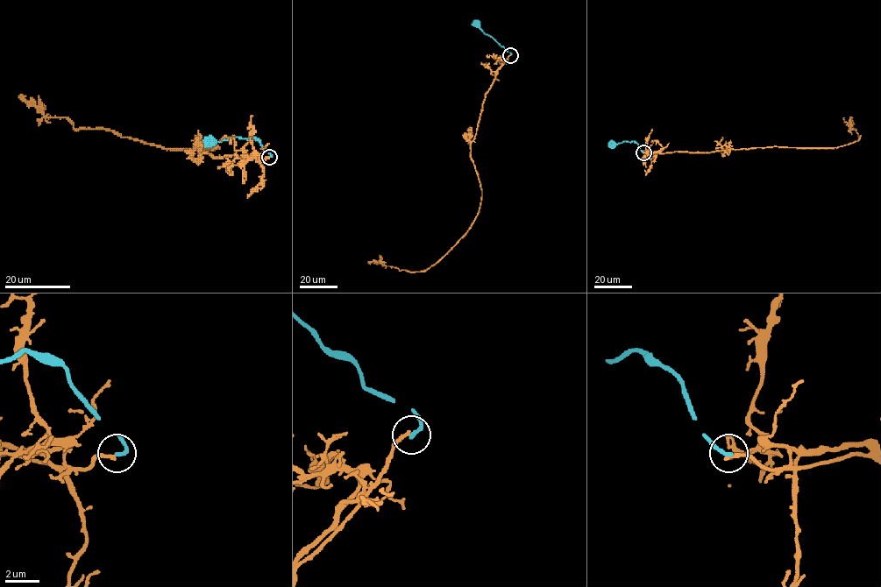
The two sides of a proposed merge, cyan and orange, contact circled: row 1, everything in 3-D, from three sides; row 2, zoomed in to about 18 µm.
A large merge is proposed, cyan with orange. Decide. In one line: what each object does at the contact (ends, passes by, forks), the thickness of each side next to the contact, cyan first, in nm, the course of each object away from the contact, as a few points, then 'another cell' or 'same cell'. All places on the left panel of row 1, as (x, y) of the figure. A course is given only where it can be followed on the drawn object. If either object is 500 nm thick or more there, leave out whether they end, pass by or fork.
cyan ends; orange ends; calibres 260 and 220 nm; course cyan (269, 157), (271, 154), (258, 139), (252, 137), (224, 139), (211, 144); course orange (269, 157), (215, 158), (198, 152), (219, 147), (164, 149), (102, 128), (75, 130), (21, 95); another cell

